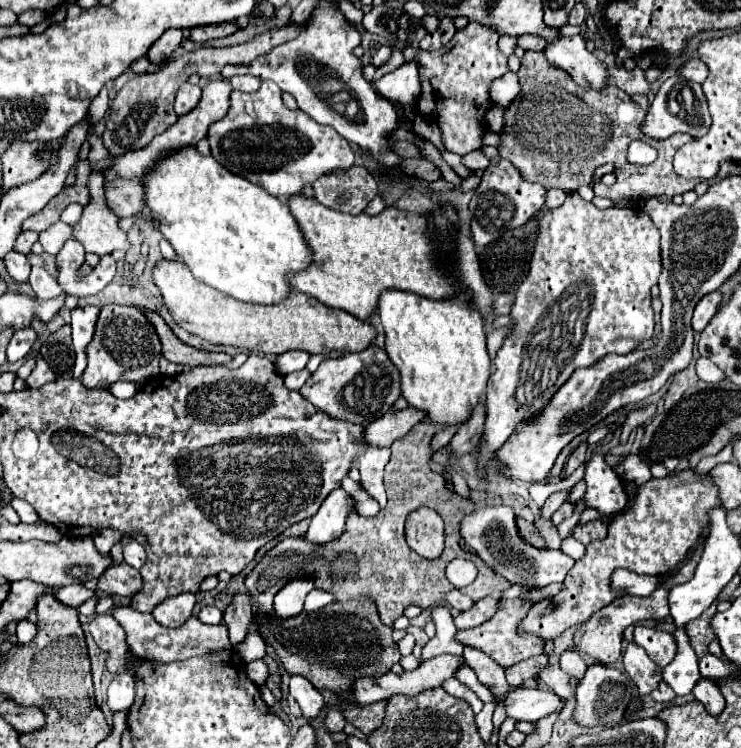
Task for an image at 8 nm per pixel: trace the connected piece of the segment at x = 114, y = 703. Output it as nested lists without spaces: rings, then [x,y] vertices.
[[[123,674],[123,676],[115,676],[111,686],[109,686],[109,692],[107,692],[107,704],[113,712],[127,712],[133,704],[133,698],[135,698],[135,682],[133,682],[133,676],[131,674]]]

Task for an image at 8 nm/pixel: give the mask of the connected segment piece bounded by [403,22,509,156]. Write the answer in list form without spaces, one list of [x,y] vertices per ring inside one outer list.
[[[467,24],[465,28],[457,30],[451,44],[441,50],[425,52],[407,48],[405,60],[417,60],[419,76],[421,76],[421,114],[435,116],[443,132],[445,148],[465,156],[471,150],[481,148],[481,134],[485,132],[485,112],[489,110],[489,84],[503,76],[507,68],[507,56],[501,54],[497,48],[499,34],[493,28],[481,24]]]

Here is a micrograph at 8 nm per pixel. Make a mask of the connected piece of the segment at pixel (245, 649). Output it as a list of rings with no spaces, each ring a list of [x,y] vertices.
[[[253,624],[251,630],[249,630],[249,634],[247,634],[247,638],[245,638],[241,644],[235,646],[235,650],[243,656],[245,662],[259,660],[259,658],[265,656],[265,642],[263,642],[265,638],[261,636],[261,632],[259,632],[257,626],[259,626],[259,624]]]

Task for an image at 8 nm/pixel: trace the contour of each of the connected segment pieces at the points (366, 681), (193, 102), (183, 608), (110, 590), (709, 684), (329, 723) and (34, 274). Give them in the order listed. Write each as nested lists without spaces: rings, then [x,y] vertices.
[[[441,654],[435,658],[429,658],[425,662],[421,662],[415,670],[411,672],[403,672],[403,674],[393,674],[387,672],[381,678],[363,678],[363,680],[355,680],[355,690],[353,690],[353,698],[357,704],[369,704],[375,700],[389,700],[395,694],[405,694],[405,696],[417,696],[423,690],[429,688],[437,688],[441,686],[445,680],[453,678],[455,672],[459,670],[459,666],[463,664],[463,656],[453,656],[453,654]]]
[[[185,82],[185,84],[179,88],[179,92],[177,92],[177,98],[175,98],[175,112],[177,112],[179,116],[191,112],[191,110],[197,106],[199,98],[201,98],[201,88],[195,86],[195,84]]]
[[[181,594],[179,598],[171,598],[165,600],[163,604],[159,604],[151,614],[155,616],[155,620],[167,628],[179,628],[189,616],[191,610],[195,606],[195,594]]]
[[[121,562],[117,566],[107,568],[99,576],[97,590],[103,594],[109,594],[109,596],[133,596],[141,586],[143,586],[143,582],[141,582],[139,570]]]
[[[701,678],[697,682],[697,686],[693,688],[693,696],[707,708],[707,712],[711,712],[711,716],[719,716],[725,710],[725,698],[719,686],[709,678]]]
[[[327,704],[327,720],[325,720],[325,726],[331,730],[331,732],[341,732],[345,728],[345,718],[343,718],[343,712],[337,712],[337,708],[331,708]]]
[[[33,268],[31,270],[31,286],[37,294],[37,298],[49,300],[49,298],[57,298],[59,292],[59,284],[55,284],[55,278],[49,276],[43,268]]]

